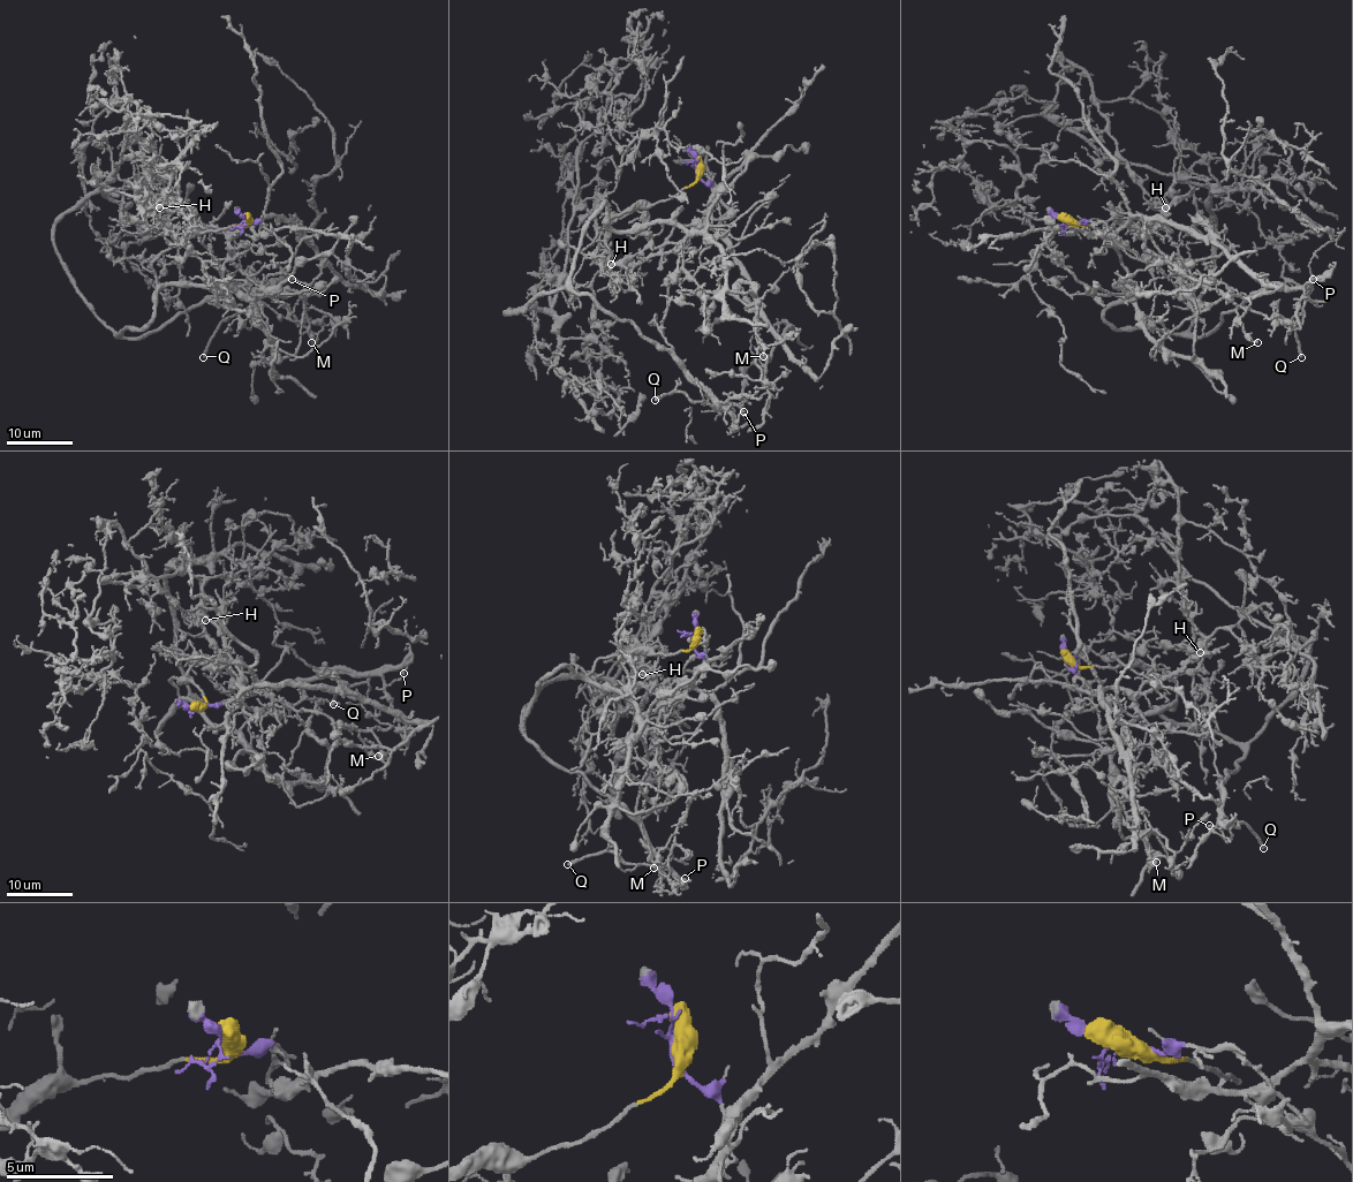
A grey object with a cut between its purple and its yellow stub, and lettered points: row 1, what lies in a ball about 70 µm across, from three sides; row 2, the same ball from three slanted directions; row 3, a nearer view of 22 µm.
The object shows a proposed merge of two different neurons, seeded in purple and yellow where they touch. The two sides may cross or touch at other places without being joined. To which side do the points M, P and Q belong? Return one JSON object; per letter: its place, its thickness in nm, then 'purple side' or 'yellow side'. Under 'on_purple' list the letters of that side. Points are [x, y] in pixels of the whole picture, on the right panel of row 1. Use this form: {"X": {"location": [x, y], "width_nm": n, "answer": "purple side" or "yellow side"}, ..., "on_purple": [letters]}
{"M": {"location": [1257, 342], "width_nm": 130, "answer": "purple side"}, "P": {"location": [1313, 279], "width_nm": 120, "answer": "yellow side"}, "Q": {"location": [1301, 357], "width_nm": 240, "answer": "yellow side"}, "on_purple": ["M"]}

